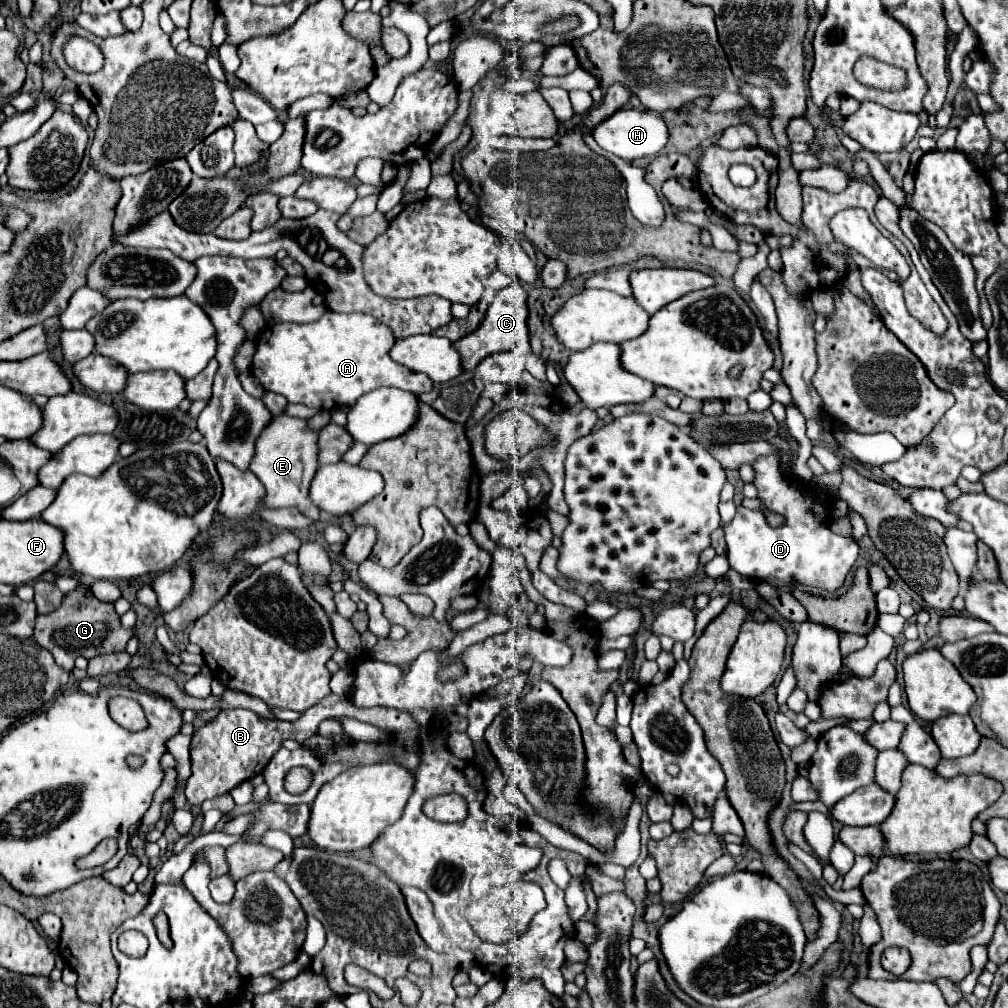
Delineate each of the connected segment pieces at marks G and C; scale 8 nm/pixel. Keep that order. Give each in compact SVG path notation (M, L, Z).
M79 585L75 591L67 593L61 607L55 613L39 615L35 623L33 639L51 651L57 665L61 665L65 671L73 671L73 661L83 655L87 659L103 655L103 653L115 653L123 651L127 641L131 639L133 629L123 629L119 623L119 617L111 603L101 603L91 593L89 585Z
M513 279L513 283L509 287L497 291L497 295L493 297L493 301L491 301L481 325L473 333L461 337L461 341L453 343L457 347L457 351L463 355L465 369L471 371L487 355L493 355L493 353L499 353L499 351L509 351L509 349L513 349L517 345L521 345L527 351L529 349L527 317L529 317L527 289L523 287L523 283L519 279Z

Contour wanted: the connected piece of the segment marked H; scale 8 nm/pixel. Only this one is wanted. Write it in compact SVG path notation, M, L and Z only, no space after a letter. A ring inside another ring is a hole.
M619 109L615 115L611 115L609 119L605 119L603 123L597 125L597 129L593 131L593 137L603 151L613 153L627 161L635 161L635 159L643 159L643 157L659 153L669 141L669 129L667 129L667 123L663 121L663 117L655 111Z

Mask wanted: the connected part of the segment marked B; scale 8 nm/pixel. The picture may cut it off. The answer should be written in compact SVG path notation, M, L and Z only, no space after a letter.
M327 695L317 705L307 709L303 717L295 723L285 721L265 721L257 713L249 709L223 709L213 721L205 723L193 733L191 741L191 777L187 779L185 797L191 805L201 805L205 799L219 797L223 793L229 793L233 787L243 783L245 779L251 779L257 773L263 773L271 757L281 749L281 743L285 739L295 739L303 743L305 739L313 737L317 733L317 727L323 719L329 717L355 717L362 722L377 726L382 730L407 731L419 728L414 719L406 712L391 708L374 707L361 709L351 705L349 699L341 695Z

